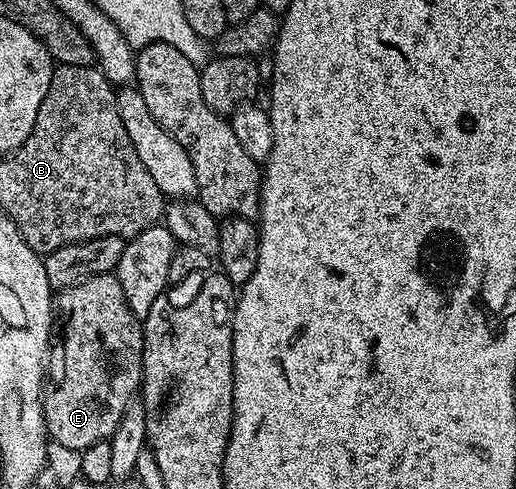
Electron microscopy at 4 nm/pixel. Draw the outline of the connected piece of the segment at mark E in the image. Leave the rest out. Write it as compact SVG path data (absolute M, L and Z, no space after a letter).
M115 273L90 276L70 288L59 291L54 298L54 333L48 347L48 361L46 363L46 381L44 384L44 427L48 430L48 437L52 442L65 445L66 448L77 451L90 448L90 444L102 442L111 438L118 428L118 420L126 412L128 406L133 405L135 396L142 386L142 367L144 364L144 327L141 319L130 312L130 304L126 304L126 296L122 296L122 284L118 284Z

